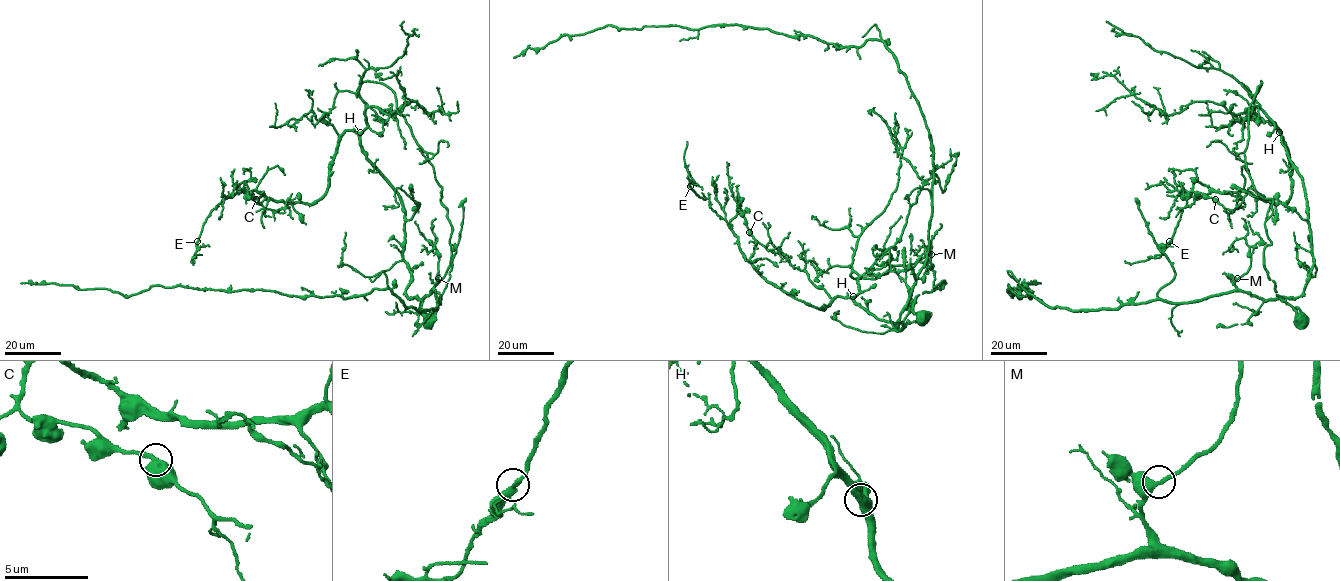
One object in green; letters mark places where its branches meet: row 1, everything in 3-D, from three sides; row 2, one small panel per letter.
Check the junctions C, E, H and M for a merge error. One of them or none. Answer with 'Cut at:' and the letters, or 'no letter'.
Cut at: no letter

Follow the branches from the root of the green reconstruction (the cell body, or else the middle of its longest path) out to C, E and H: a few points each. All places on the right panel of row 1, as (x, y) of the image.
C: (1301, 321), (1278, 298), (1300, 296), (1314, 262), (1302, 178), (1280, 131), (1287, 201), (1193, 184), (1215, 199)
E: (1301, 321), (1278, 298), (1300, 296), (1314, 262), (1280, 131), (1286, 203), (1209, 192), (1169, 242)
H: (1301, 321), (1295, 310), (1278, 298), (1300, 296), (1314, 262), (1302, 178), (1288, 157), (1279, 132)

